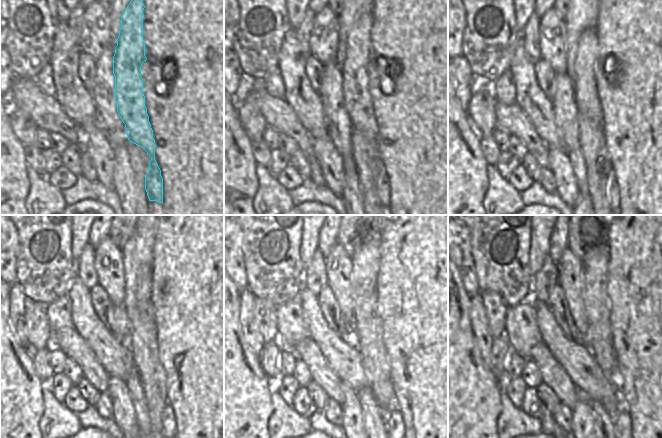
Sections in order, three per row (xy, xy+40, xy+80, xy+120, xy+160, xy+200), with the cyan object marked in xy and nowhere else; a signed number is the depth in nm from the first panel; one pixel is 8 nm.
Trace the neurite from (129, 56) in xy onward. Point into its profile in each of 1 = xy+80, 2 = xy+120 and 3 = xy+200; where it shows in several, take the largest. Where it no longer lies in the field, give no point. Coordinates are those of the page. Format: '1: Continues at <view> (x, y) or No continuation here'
1: Continues at xy+80 (586, 99)
2: Continues at xy+120 (168, 417)
3: Continues at xy+200 (622, 418)

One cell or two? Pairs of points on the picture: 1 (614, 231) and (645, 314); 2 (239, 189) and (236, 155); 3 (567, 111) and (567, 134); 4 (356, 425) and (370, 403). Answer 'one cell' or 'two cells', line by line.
1: one cell
2: one cell
3: one cell
4: two cells

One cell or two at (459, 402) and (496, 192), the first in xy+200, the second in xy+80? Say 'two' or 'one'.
two

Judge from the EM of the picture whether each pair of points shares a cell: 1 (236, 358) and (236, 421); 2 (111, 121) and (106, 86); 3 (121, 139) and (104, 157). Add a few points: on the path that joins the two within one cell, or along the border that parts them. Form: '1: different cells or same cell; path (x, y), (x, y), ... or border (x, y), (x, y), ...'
1: same cell; path (235, 374), (235, 405)
2: same cell; path (106, 112), (106, 95)
3: different cells; border (99, 124), (112, 145)

